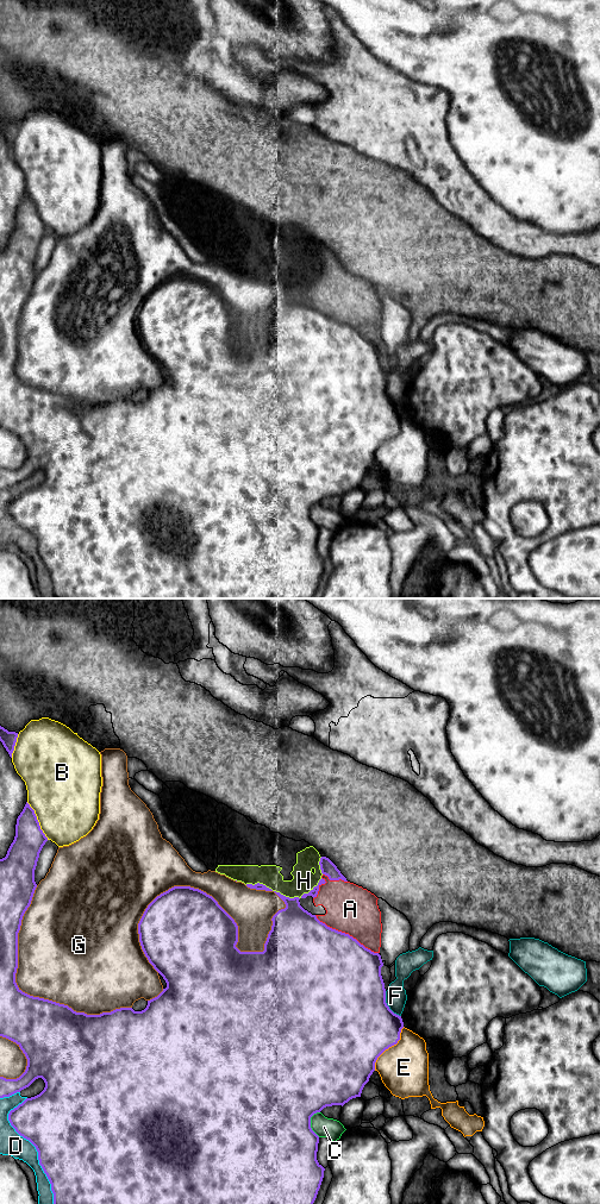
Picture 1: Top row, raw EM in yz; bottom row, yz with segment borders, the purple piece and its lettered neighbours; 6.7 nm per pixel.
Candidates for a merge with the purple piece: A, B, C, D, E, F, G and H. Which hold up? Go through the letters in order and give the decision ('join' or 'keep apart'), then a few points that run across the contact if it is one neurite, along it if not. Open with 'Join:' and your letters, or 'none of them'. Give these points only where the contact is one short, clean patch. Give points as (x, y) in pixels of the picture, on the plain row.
Join: none of them
A: keep apart
B: keep apart
C: keep apart
D: keep apart
E: keep apart
F: keep apart
G: keep apart
H: keep apart

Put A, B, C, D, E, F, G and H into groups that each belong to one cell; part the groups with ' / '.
A H / B / C / D / E / F / G

